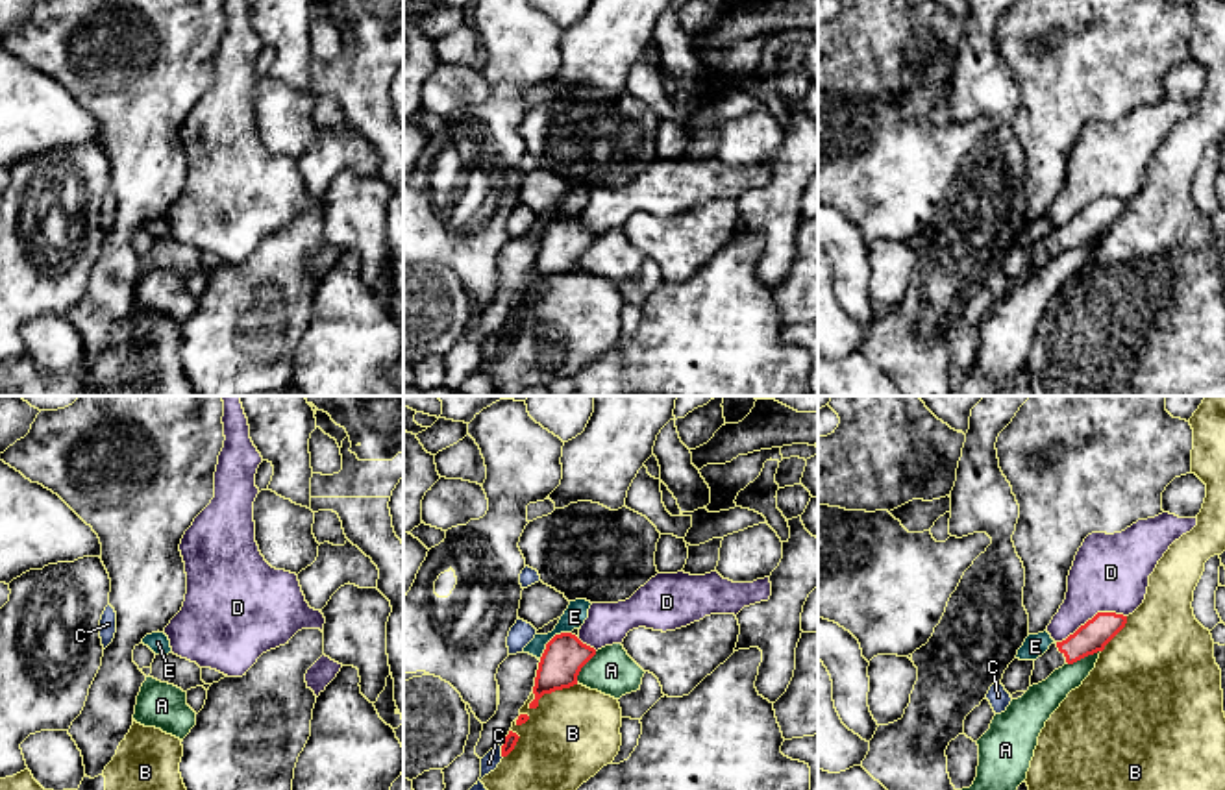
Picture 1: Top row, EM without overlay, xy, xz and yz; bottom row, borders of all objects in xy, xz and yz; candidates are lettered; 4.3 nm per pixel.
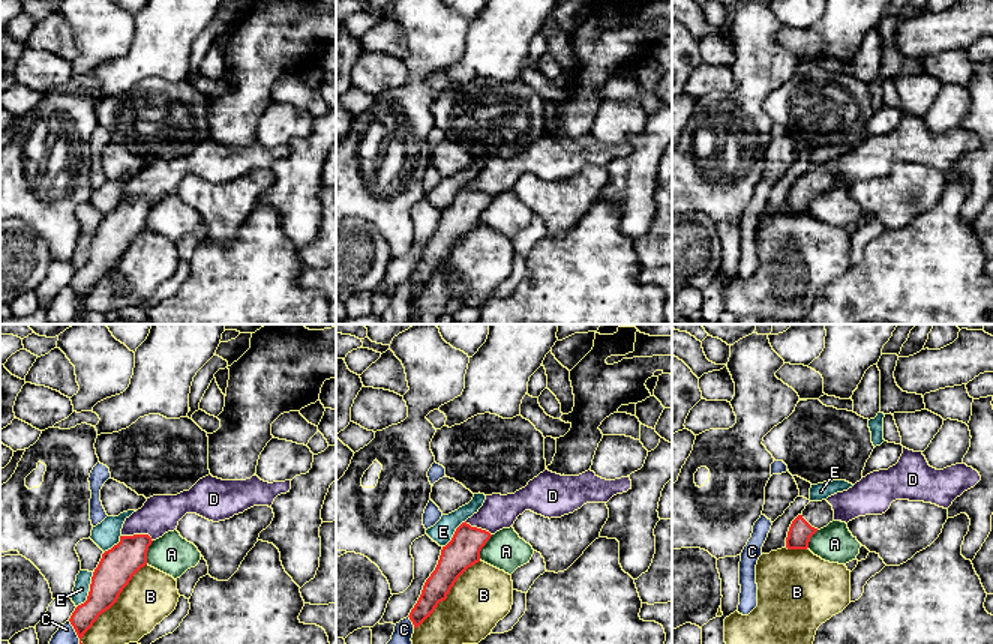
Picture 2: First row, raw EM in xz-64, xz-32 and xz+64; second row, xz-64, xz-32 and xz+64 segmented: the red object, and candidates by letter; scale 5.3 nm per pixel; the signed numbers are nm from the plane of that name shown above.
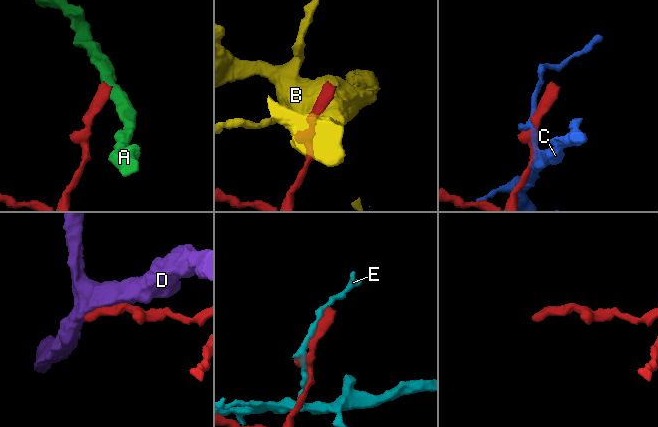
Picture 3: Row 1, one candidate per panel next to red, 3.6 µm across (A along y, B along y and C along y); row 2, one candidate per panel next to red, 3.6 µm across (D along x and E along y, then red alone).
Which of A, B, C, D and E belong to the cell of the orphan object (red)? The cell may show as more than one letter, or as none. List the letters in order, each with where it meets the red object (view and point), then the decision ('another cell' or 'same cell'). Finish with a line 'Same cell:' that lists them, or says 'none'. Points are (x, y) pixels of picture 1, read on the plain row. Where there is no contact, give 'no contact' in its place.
A: meets red in yz at (1083, 243); another cell
B: meets red in xz at (550, 278); another cell
C: meets red in xz at (502, 337); another cell
D: meets red in yz at (1092, 204); another cell
E: meets red in xz at (550, 226); another cell
Same cell: none

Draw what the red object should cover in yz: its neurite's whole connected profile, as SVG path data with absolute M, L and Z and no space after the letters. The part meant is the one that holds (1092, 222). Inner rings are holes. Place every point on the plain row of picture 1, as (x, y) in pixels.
M1097 198L1062 228L1055 228L1034 246L1031 272L1046 266L1064 250L1073 250L1088 241L1103 237L1105 231L1125 213L1127 202L1116 198Z

